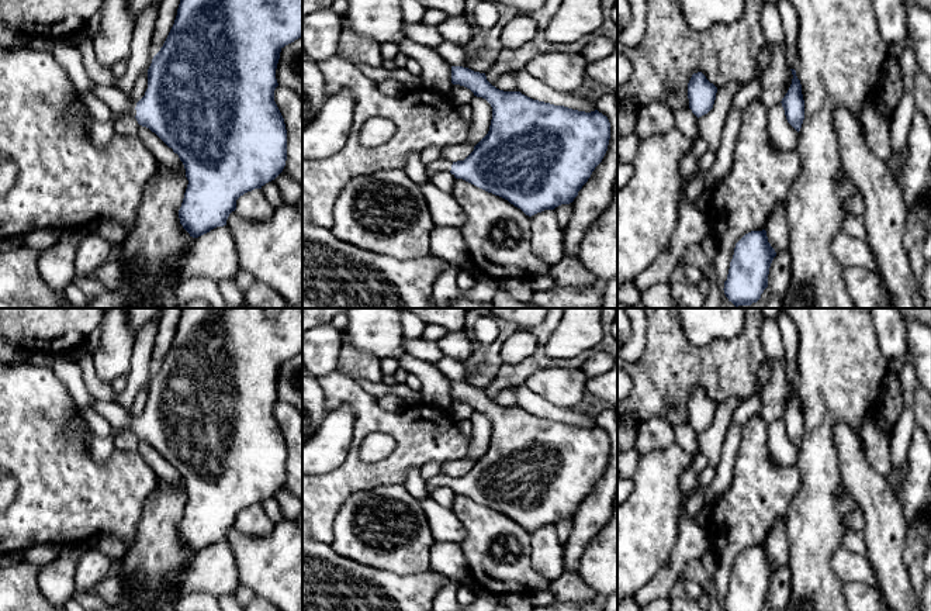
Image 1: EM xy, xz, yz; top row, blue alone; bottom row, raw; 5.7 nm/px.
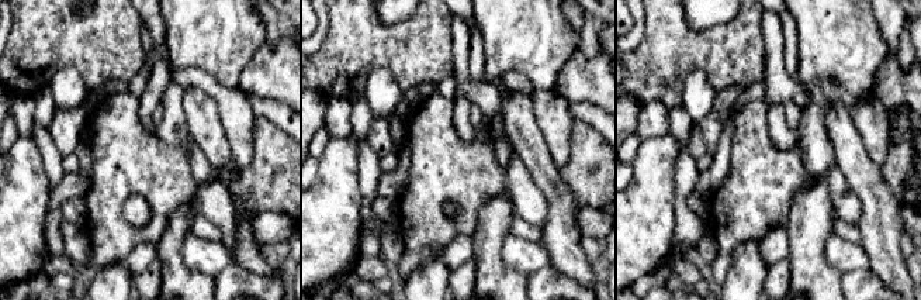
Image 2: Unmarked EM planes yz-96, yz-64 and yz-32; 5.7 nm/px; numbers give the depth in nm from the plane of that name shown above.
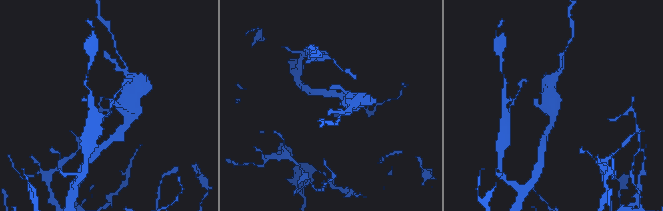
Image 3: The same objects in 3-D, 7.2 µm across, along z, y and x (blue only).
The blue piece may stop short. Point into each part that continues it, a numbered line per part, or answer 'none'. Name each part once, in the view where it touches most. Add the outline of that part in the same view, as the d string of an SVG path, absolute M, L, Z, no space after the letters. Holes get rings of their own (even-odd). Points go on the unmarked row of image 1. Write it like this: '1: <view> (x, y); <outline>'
1: xy (120, 421); M94 400L91 407L108 421L114 432L136 431L136 417L131 417L118 404L105 400Z

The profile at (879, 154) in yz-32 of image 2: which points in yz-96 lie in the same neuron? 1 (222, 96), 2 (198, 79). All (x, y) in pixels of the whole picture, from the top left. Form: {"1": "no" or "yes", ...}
{"1": "yes", "2": "yes"}

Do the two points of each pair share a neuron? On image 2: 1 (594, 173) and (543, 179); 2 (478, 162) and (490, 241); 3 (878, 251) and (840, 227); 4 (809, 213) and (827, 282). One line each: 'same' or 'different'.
1: different
2: different
3: different
4: same

